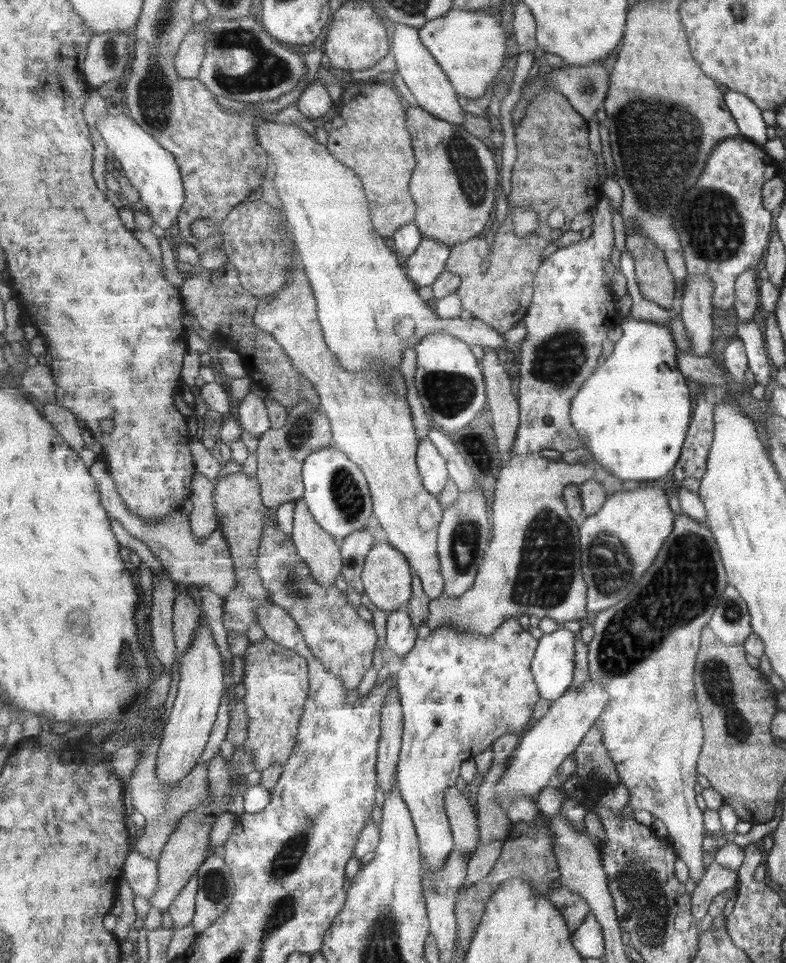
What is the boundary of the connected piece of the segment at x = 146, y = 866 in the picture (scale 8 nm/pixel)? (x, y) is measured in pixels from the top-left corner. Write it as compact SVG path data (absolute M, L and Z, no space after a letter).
M130 852L125 859L124 880L135 896L151 901L159 885L157 861L148 860L139 852Z

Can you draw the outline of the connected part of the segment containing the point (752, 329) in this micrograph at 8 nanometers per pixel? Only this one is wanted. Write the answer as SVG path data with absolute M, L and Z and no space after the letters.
M753 319L748 321L736 320L736 338L742 342L747 359L749 372L754 376L755 383L763 386L768 385L770 368L766 355L764 338Z

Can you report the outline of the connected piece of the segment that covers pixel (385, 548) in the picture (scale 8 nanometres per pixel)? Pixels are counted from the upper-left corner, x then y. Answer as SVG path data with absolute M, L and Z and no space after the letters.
M375 543L366 558L362 581L370 600L385 613L405 609L412 597L412 576L414 571L408 558L392 543Z

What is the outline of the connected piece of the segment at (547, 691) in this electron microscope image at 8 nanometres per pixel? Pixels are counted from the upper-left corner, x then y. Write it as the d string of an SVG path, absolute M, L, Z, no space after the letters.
M562 625L551 634L543 634L536 650L536 657L532 660L532 673L543 698L556 701L564 696L574 684L576 672L576 642L578 633L565 629Z

